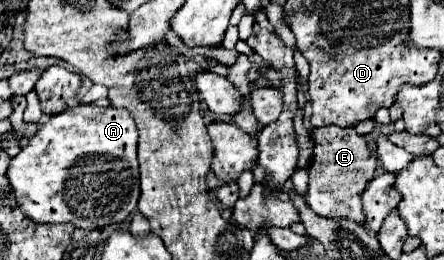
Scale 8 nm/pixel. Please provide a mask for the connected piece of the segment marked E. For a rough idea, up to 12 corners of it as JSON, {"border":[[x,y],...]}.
{"border":[[314,127],[304,195],[322,217],[362,225],[378,165],[350,127]]}

